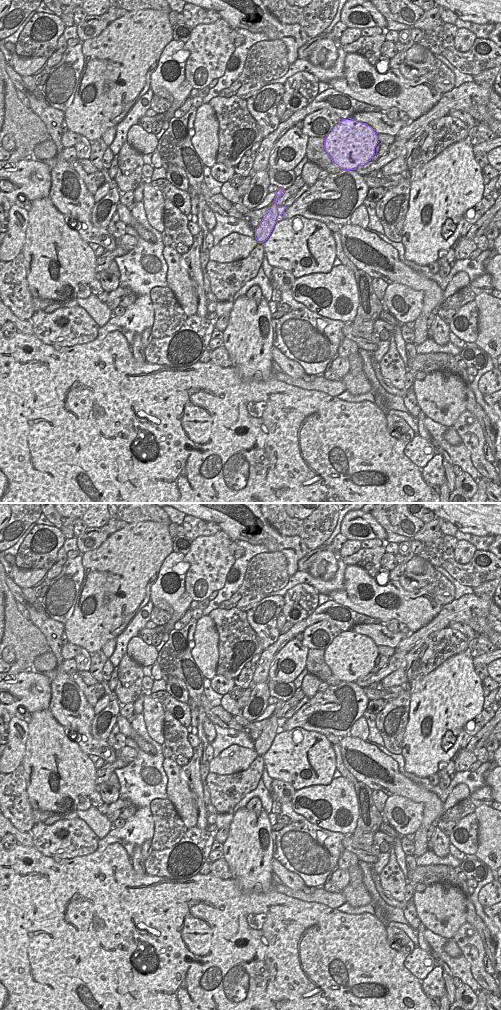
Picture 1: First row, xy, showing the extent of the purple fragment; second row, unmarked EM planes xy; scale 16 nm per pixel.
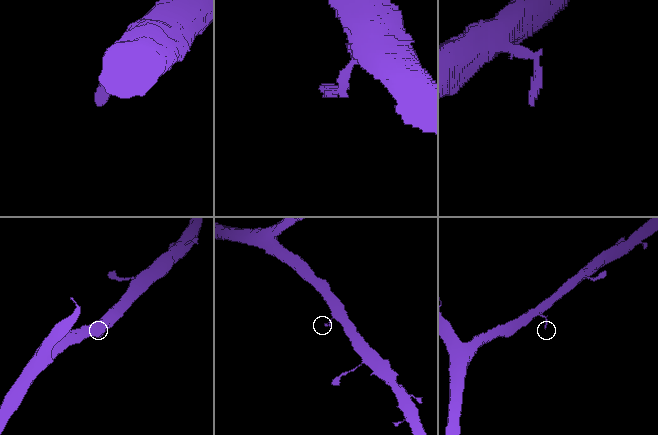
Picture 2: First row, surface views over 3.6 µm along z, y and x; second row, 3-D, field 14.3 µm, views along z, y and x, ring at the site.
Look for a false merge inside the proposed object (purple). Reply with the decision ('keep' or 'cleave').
keep

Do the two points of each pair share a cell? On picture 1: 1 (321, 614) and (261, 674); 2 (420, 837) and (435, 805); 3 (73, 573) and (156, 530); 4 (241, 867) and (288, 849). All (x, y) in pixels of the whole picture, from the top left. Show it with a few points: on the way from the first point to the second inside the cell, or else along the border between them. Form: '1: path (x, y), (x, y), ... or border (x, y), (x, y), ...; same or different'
1: path (303, 624), (288, 635), (267, 656); same
2: path (423, 829), (430, 813); same
3: border (83, 554), (83, 579), (78, 591); different
4: border (270, 832), (273, 857); different

